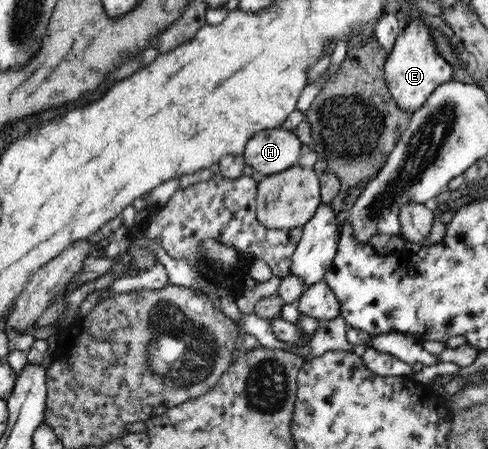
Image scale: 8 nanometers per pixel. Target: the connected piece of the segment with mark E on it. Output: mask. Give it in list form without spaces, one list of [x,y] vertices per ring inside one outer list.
[[[419,19],[411,21],[404,27],[384,63],[388,93],[392,101],[395,101],[404,113],[410,115],[423,108],[425,101],[428,101],[429,97],[435,93],[435,89],[451,81],[453,72],[449,63],[435,50],[429,28]]]

